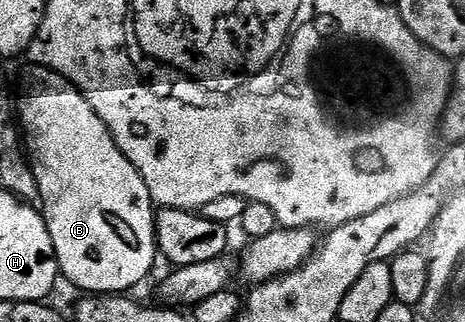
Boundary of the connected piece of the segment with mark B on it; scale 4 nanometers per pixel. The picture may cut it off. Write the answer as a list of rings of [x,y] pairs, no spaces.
[[[35,66],[30,70],[32,72],[23,80],[23,93],[17,96],[17,124],[25,137],[25,148],[29,153],[31,172],[35,175],[37,190],[39,191],[37,200],[41,205],[43,220],[49,230],[49,238],[53,238],[55,257],[59,263],[62,279],[64,281],[87,280],[88,286],[91,287],[88,289],[91,290],[127,290],[123,288],[131,288],[134,286],[135,280],[145,279],[150,274],[155,260],[157,261],[157,245],[155,242],[155,214],[157,208],[149,194],[149,186],[145,186],[145,178],[141,178],[141,174],[137,174],[133,162],[129,162],[129,158],[125,158],[125,154],[121,154],[121,150],[109,134],[105,122],[101,122],[101,118],[97,118],[93,106],[89,106],[89,102],[78,88],[54,75],[47,68]]]

